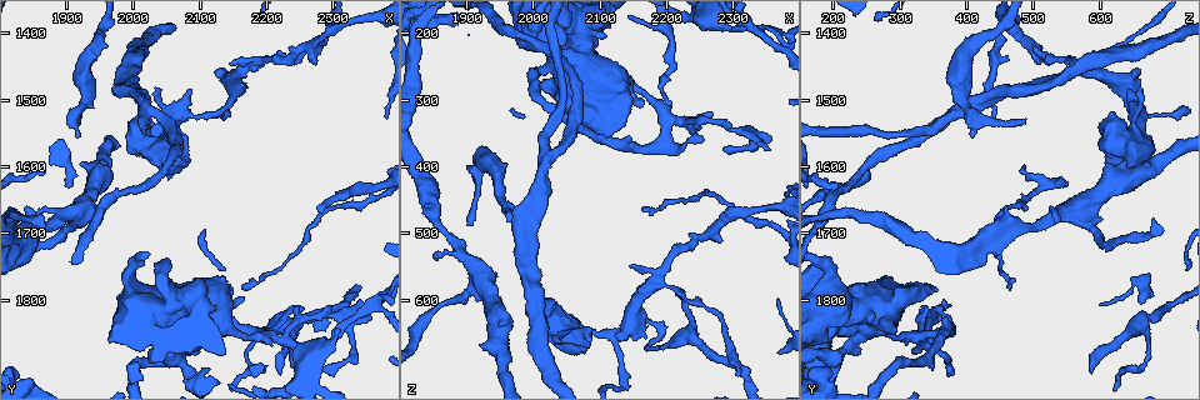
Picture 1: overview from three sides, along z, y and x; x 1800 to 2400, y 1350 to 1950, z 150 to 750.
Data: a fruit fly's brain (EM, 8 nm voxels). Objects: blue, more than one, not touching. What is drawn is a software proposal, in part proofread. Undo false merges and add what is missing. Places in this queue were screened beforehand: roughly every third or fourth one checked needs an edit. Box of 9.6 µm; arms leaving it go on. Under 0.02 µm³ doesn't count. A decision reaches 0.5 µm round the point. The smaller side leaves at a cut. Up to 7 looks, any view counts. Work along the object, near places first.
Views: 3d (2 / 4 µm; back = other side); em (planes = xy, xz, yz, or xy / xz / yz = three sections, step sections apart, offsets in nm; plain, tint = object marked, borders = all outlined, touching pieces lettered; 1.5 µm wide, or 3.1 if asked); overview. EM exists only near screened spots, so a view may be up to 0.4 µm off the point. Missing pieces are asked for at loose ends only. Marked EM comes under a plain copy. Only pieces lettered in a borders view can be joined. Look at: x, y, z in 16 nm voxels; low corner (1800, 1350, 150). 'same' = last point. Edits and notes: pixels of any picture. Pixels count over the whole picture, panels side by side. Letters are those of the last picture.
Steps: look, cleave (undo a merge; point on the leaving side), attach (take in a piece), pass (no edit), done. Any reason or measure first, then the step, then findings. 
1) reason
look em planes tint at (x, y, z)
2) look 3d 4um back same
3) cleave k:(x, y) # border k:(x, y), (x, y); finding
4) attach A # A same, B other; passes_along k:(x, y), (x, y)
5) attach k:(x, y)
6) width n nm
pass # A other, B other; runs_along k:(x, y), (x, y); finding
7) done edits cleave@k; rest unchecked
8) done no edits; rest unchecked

four or more arms meet
look em planes tint at (2200, 1855, 325)

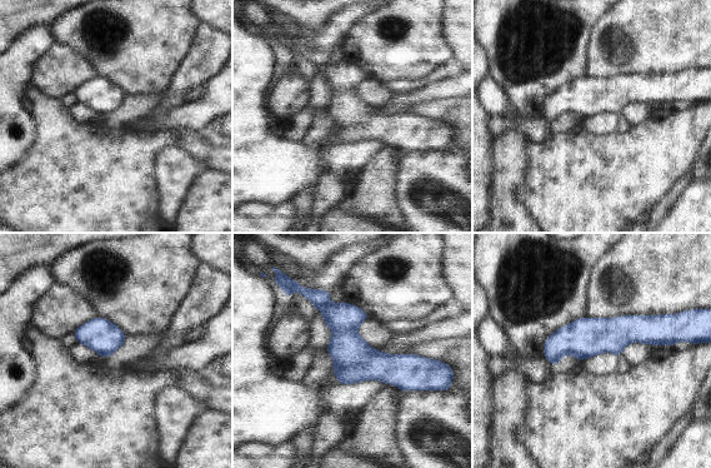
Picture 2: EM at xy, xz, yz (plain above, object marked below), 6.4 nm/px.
what lies round it
look em planes borders same

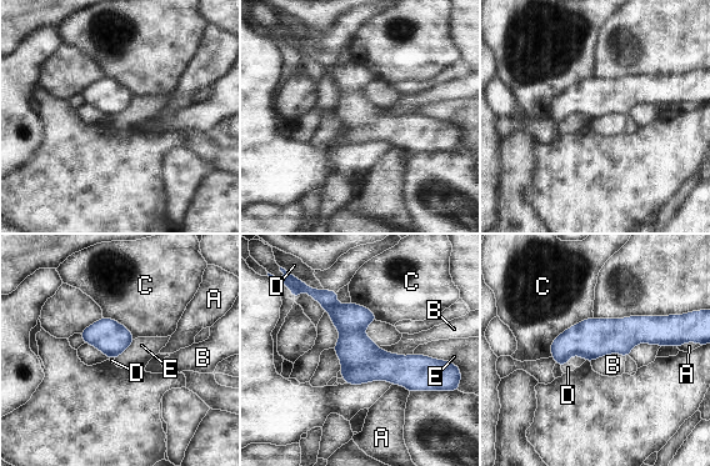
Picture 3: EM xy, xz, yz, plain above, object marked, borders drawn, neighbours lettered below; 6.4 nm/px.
longest_contact C 380 nm
pass # A other, B other, C other, D other, E other; border 3:(625, 356), (606, 354), (590, 361); one neuron here

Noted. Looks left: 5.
branch stops here
look em planes borders at (2290, 1910, 375)

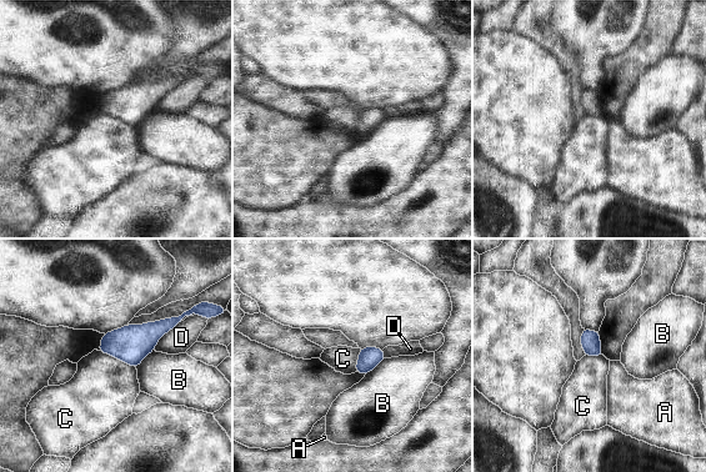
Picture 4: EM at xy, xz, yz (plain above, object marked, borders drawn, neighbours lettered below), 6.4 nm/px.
pass # A other, B other, C other, D other; none of them fits

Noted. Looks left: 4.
an open end
look 3d 4um at (1845, 1685, 535)

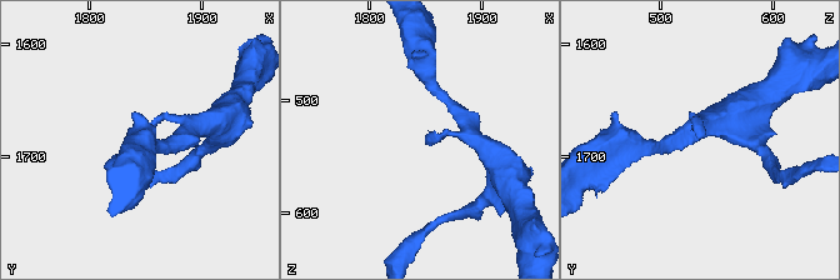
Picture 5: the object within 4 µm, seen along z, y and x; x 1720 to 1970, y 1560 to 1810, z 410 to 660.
shape alone is not enough
look em planes borders at (1852, 1682, 534)

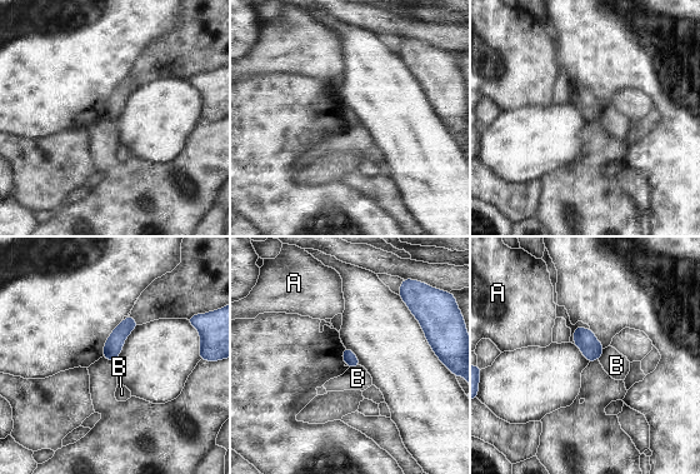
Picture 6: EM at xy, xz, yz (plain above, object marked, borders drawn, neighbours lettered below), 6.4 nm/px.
longest_contact B 80 nm
pass # A other, B other; border 6:(360, 364), (349, 368); none of them fits

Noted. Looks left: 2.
done no edits; rest unchecked

